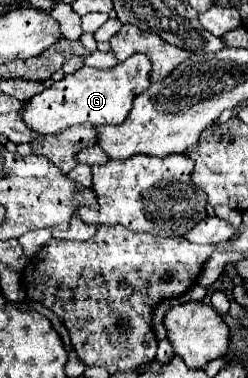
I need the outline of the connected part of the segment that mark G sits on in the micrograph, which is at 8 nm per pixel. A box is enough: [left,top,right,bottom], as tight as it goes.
[23,54,151,134]

